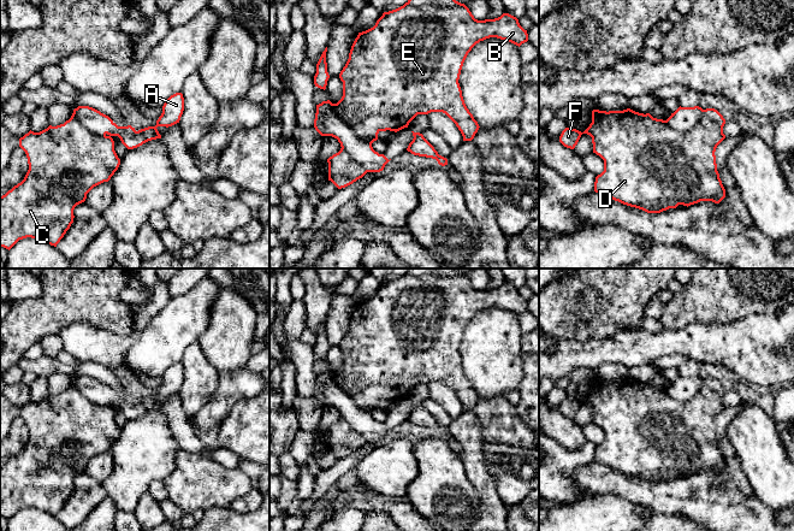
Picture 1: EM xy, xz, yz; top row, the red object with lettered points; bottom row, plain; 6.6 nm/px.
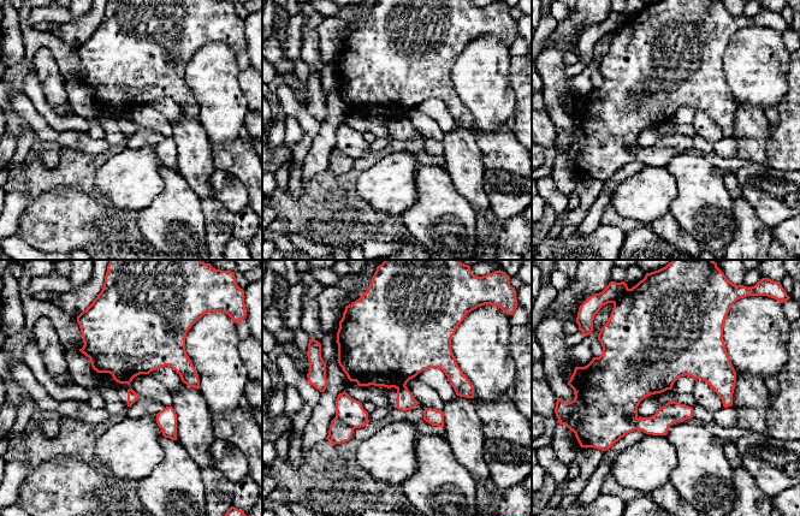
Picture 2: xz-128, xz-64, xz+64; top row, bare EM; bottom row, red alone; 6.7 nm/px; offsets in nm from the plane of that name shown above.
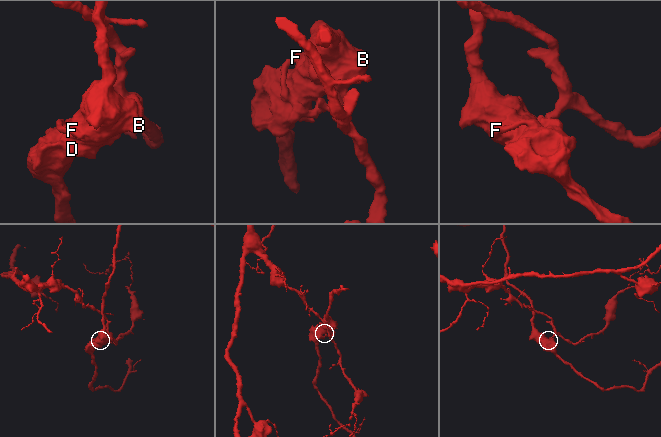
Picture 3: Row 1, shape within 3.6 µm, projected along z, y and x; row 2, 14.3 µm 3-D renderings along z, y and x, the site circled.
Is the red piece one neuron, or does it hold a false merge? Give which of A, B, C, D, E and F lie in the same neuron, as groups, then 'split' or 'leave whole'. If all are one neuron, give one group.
A F / B C D E; split

